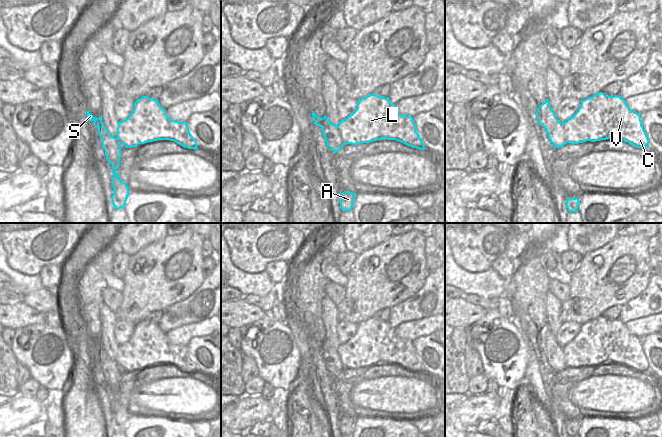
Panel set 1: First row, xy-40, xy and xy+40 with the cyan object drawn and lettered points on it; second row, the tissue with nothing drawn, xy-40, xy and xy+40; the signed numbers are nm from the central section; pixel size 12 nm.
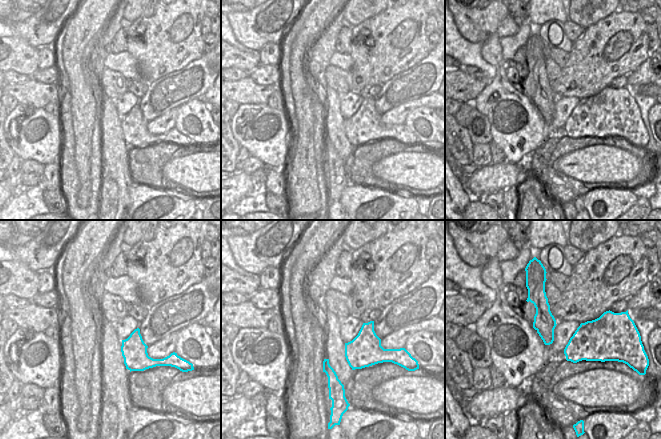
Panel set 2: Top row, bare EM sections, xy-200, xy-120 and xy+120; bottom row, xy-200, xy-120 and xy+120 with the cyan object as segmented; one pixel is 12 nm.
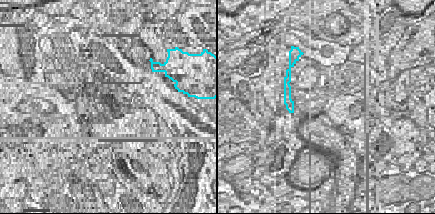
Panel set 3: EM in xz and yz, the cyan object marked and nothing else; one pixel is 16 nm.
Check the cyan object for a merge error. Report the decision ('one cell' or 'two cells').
two cells

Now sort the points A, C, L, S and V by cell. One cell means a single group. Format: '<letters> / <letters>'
A S / C L V

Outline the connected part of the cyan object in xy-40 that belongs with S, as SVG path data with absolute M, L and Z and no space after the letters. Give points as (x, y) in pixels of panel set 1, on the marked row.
M90 111L85 112L89 122L93 121L94 126L98 128L102 147L105 151L107 161L112 165L112 187L114 188L114 194L112 195L112 204L116 210L124 208L129 196L129 187L125 182L120 180L118 172L114 170L120 166L121 148L120 142L117 138L113 137L106 126L102 122L102 115L99 118L94 117Z

